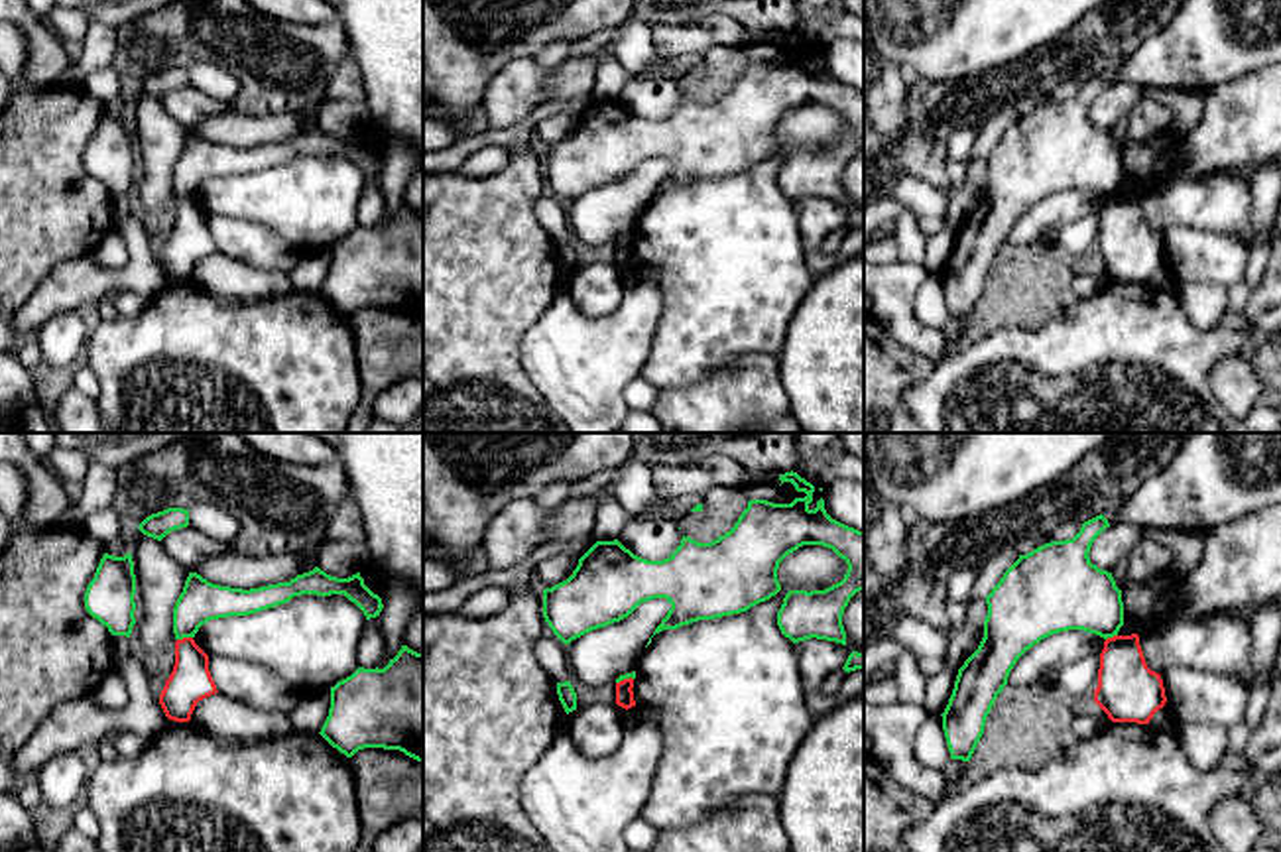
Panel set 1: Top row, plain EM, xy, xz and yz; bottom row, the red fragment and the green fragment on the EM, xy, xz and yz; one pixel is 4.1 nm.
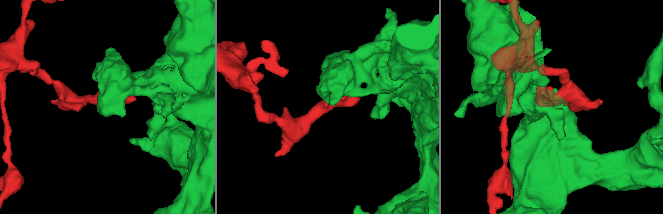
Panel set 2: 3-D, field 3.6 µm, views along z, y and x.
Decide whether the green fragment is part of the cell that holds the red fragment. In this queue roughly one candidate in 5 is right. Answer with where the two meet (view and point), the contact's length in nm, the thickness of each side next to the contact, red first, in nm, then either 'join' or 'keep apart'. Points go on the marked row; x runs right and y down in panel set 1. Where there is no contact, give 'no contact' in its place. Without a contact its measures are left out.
meets red in xy at (183, 638); contact 70 nm long; 170 nm thick on the red side, 170 nm on the other; keep apart

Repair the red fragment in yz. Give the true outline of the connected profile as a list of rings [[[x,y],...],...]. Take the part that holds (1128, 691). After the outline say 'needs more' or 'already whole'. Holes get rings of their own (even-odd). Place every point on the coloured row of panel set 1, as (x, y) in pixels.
[[[1137,634],[1104,641],[1094,702],[1112,722],[1137,724],[1149,724],[1165,706],[1163,679],[1147,667]]] | already whole

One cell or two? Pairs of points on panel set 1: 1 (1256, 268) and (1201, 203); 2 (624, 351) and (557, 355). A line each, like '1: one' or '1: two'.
1: two
2: one

